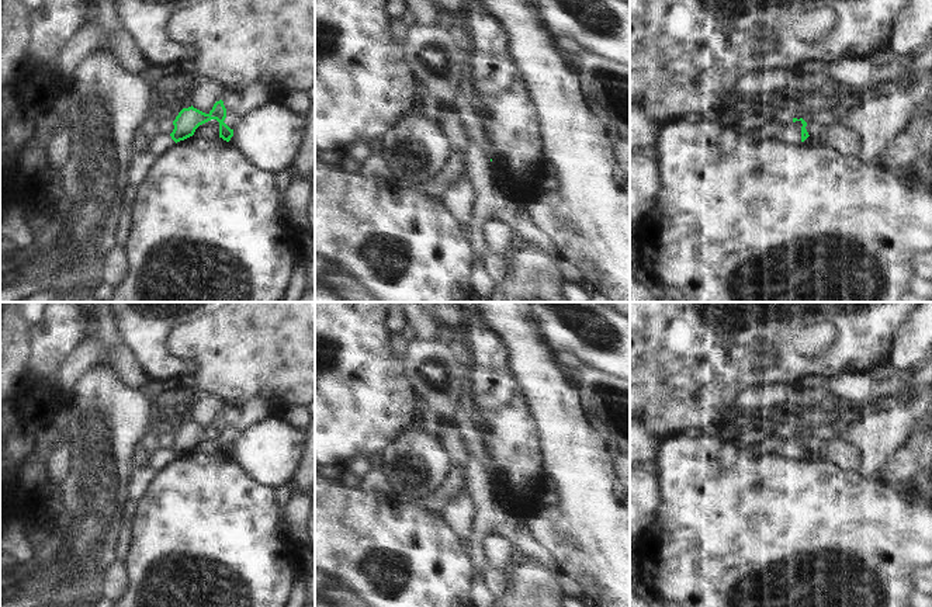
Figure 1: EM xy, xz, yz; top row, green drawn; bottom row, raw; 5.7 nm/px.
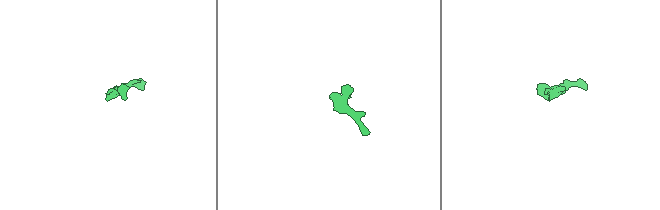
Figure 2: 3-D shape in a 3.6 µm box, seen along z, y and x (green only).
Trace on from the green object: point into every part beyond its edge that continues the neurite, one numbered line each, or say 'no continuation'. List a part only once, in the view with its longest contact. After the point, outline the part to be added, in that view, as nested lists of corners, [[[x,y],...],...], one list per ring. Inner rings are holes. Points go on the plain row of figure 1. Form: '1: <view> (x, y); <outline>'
1: yz (790, 448); [[[796,436],[790,440],[784,440],[780,450],[776,452],[784,458],[801,459],[801,436]]]

